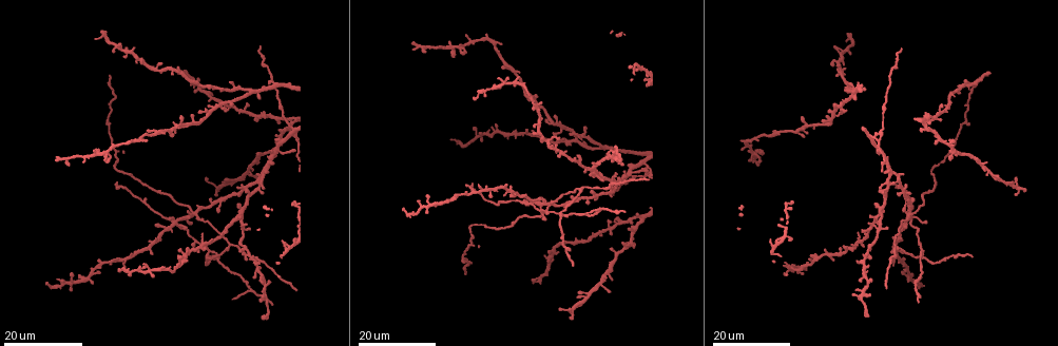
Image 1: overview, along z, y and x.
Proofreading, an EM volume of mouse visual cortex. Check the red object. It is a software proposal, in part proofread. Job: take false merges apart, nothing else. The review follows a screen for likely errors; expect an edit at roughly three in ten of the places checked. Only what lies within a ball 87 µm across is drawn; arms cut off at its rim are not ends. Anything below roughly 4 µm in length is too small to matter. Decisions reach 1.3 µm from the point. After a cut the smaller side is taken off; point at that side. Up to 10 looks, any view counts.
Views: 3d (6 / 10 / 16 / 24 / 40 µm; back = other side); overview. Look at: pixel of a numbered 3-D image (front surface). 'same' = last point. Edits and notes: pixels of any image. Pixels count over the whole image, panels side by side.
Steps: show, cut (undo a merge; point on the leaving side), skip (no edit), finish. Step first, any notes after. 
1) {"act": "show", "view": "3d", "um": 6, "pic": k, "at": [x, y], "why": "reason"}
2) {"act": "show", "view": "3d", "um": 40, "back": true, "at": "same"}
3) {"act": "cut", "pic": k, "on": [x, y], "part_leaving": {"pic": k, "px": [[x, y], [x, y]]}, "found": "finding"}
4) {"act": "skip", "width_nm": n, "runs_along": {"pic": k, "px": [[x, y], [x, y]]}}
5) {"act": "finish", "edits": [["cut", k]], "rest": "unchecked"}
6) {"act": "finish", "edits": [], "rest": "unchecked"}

{"act": "show", "view": "3d", "um": 16, "pic": 1, "at": [239, 214], "why": "small branch off a trunk"}

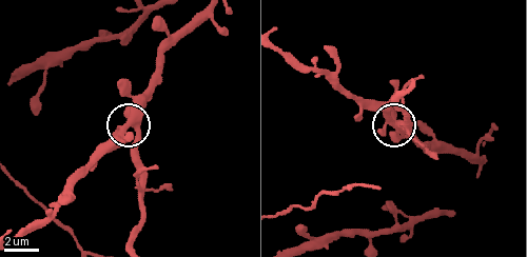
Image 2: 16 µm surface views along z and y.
{"act": "show", "view": "3d", "um": 10, "pic": 2, "at": [132, 123]}

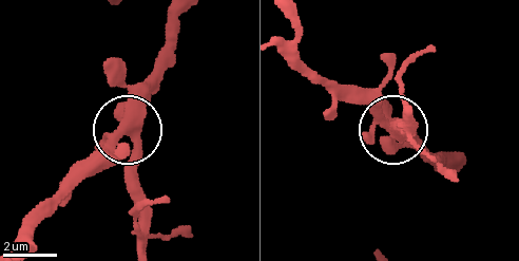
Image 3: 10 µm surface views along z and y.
{"act": "show", "view": "3d", "um": 10, "back": true, "pic": 3, "at": [124, 129], "why": "other side"}

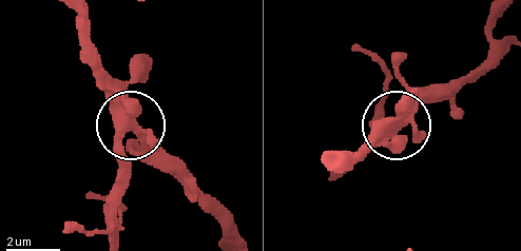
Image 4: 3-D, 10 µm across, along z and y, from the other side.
{"act": "skip", "arms": 4, "found": "all the same neuron"}

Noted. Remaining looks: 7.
{"act": "show", "view": "3d", "um": 16, "pic": 1, "at": [298, 139], "why": "three-way junction"}

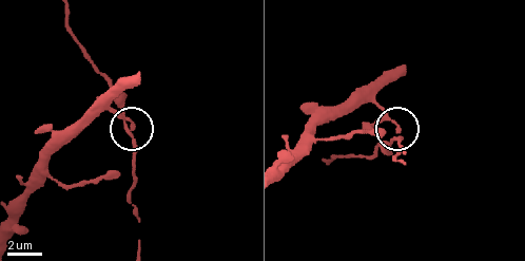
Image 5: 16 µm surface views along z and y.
{"act": "show", "view": "3d", "um": 10, "pic": 5, "at": [395, 137], "why": "zoom in"}

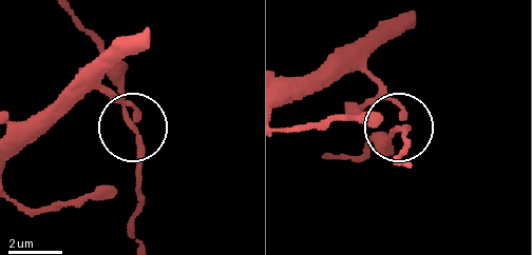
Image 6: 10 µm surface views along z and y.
{"act": "skip", "side_arm_um": 9, "runs_along": {"pic": 6, "px": [[120, 102], [138, 140], [138, 199]]}, "found": "continuous, no second neuron"}

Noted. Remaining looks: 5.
{"act": "show", "view": "3d", "um": 16, "pic": 1, "at": [861, 264], "why": "looks like a crossing"}

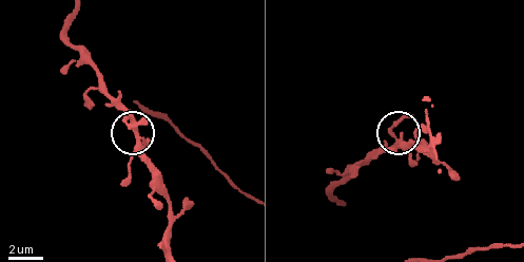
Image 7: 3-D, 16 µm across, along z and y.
{"act": "show", "view": "3d", "um": 10, "pic": 7, "at": [402, 138]}

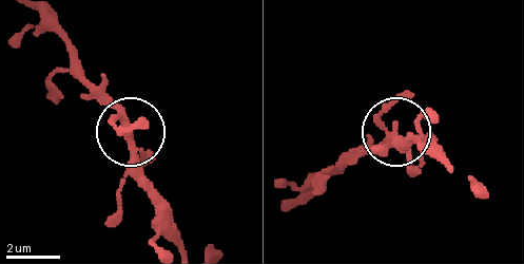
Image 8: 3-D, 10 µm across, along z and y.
{"act": "skip", "arms": 4, "found": "one neuron here"}

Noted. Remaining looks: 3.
{"act": "show", "view": "3d", "um": 16, "pic": 1, "at": [210, 250], "why": "arms part here"}

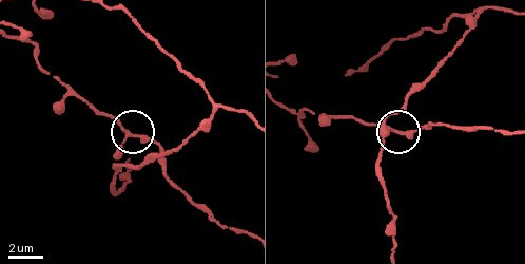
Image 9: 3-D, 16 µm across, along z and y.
{"act": "show", "view": "3d", "um": 6, "pic": 9, "at": [134, 135]}

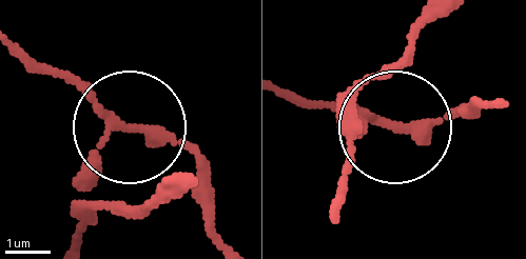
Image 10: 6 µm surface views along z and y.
{"act": "skip", "arms": 3, "found": "one neuron here"}

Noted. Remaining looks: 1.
{"act": "finish", "edits": [], "rest": "unchecked"}

